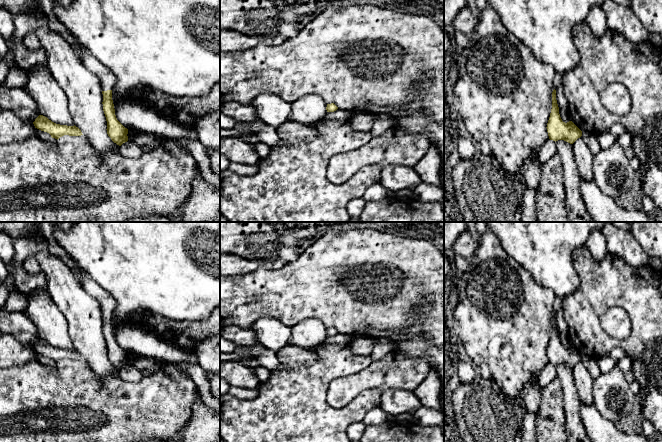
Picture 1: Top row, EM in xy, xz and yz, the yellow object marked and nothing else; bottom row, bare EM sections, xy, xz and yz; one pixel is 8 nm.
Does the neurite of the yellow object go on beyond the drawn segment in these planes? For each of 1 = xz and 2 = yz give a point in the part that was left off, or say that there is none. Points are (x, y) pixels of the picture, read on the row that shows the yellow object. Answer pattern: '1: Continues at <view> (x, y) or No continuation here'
1: No continuation here
2: No continuation here

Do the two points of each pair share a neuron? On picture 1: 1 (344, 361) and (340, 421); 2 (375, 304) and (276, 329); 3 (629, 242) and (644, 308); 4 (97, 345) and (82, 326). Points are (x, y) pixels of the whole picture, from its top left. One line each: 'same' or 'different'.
1: same
2: different
3: different
4: same

